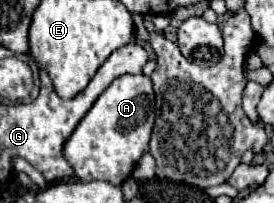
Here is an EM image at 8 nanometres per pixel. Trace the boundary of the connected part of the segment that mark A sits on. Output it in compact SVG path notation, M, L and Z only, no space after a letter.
M123 75L115 79L93 103L87 115L63 145L63 155L71 163L79 181L109 181L121 185L131 175L137 161L149 149L149 137L155 121L155 95L151 79L145 75Z

